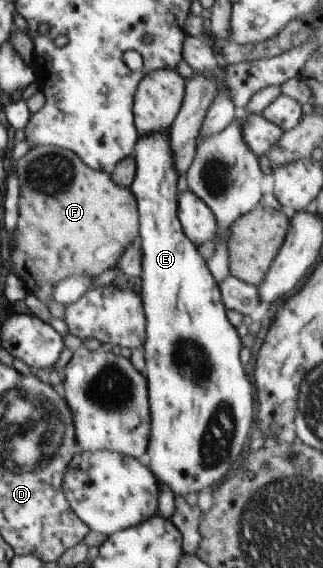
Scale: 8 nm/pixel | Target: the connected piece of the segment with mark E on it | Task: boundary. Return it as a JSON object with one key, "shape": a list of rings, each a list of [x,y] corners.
{"shape":[[[168,132],[139,138],[133,156],[136,174],[129,190],[134,195],[139,218],[137,244],[142,255],[140,300],[146,319],[146,340],[141,350],[146,363],[150,405],[150,432],[144,462],[158,485],[171,490],[175,498],[185,499],[187,494],[221,484],[223,476],[235,462],[239,462],[245,440],[249,438],[256,412],[253,410],[255,402],[253,386],[249,382],[251,378],[240,360],[241,349],[247,342],[230,324],[218,283],[198,248],[185,237],[178,220],[176,181],[179,176],[174,170]]]}

